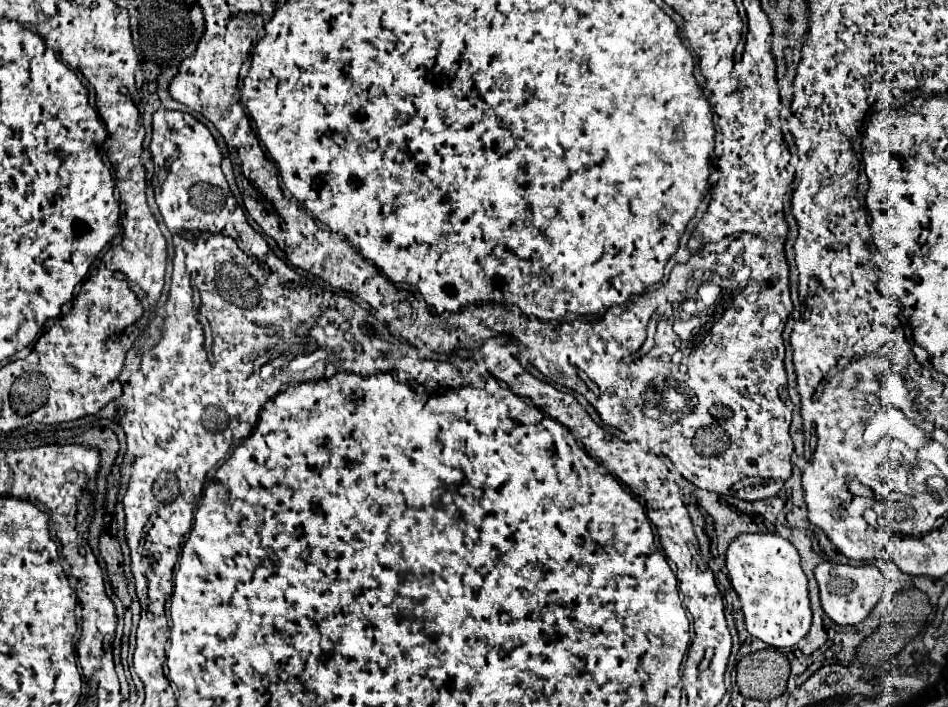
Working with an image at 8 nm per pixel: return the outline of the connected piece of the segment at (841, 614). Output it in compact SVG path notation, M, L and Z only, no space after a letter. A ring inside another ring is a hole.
M825 561L815 567L815 579L819 583L821 591L821 605L829 619L833 619L839 625L857 625L861 623L877 605L885 591L885 579L879 567L875 565L835 565L831 561Z

